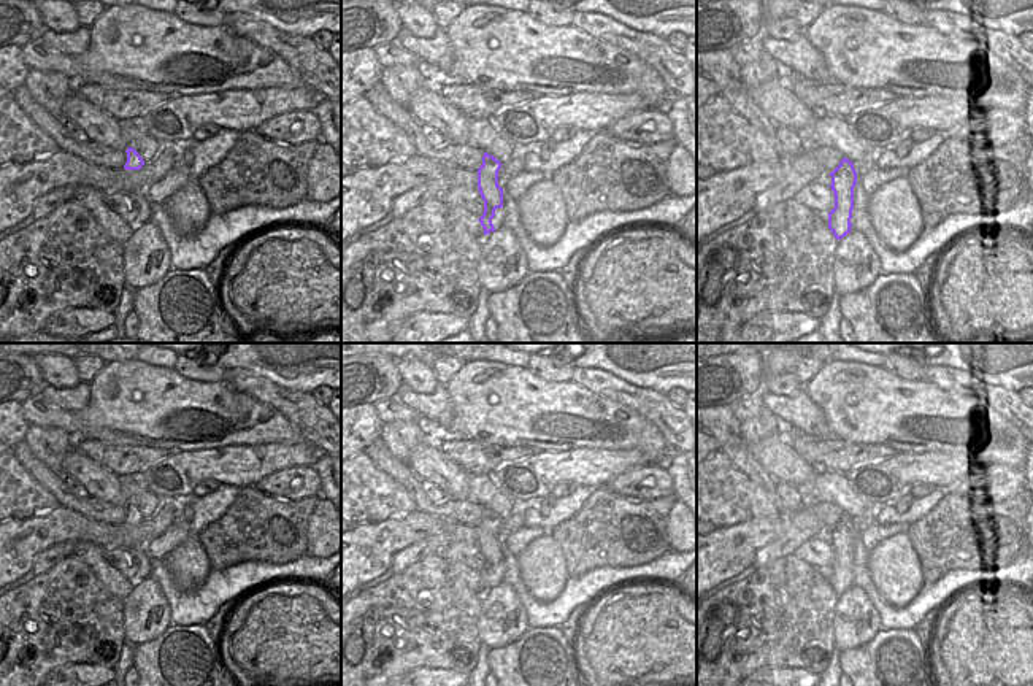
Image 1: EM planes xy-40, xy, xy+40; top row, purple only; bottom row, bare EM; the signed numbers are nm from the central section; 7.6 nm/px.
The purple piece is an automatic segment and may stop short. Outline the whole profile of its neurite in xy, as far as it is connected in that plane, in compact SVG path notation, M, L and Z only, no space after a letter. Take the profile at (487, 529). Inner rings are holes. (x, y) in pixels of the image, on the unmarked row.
M484 508L482 521L478 524L478 545L484 556L484 568L479 573L479 578L484 584L484 591L495 588L492 575L495 565L503 562L503 543L498 541L500 524L501 518Z

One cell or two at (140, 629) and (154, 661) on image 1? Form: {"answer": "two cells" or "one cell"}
{"answer": "two cells"}

